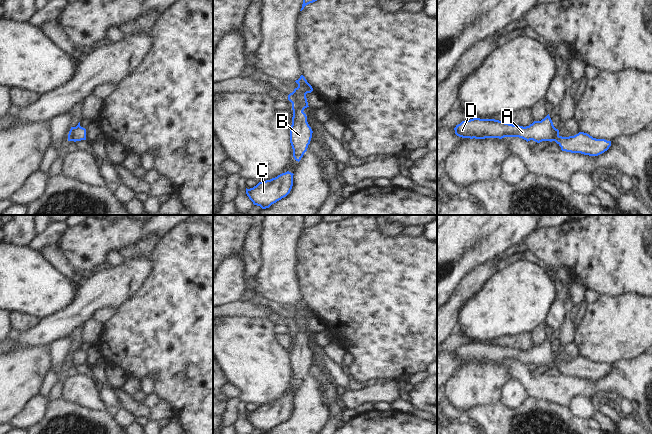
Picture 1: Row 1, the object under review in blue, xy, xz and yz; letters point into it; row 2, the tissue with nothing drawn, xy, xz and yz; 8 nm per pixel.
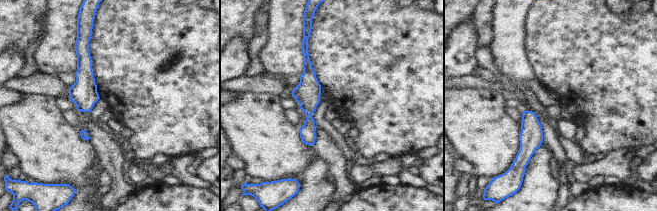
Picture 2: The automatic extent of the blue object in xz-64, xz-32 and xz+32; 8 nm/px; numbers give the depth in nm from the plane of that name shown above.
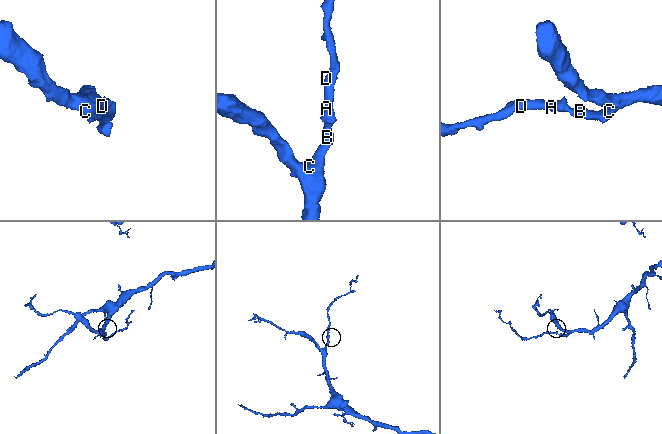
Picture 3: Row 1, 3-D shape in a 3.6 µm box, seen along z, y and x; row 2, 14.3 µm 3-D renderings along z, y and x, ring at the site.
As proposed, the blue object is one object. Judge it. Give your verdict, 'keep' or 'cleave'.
keep

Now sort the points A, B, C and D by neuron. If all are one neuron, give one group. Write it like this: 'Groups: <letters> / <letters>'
Groups: A B C D.

